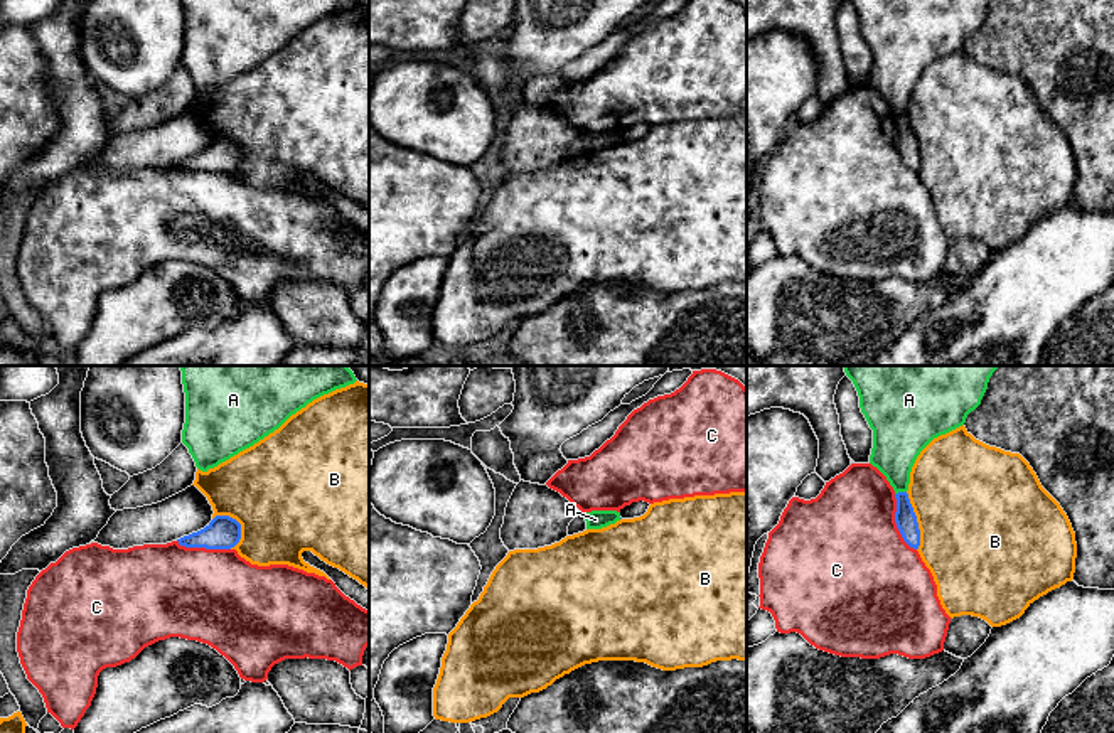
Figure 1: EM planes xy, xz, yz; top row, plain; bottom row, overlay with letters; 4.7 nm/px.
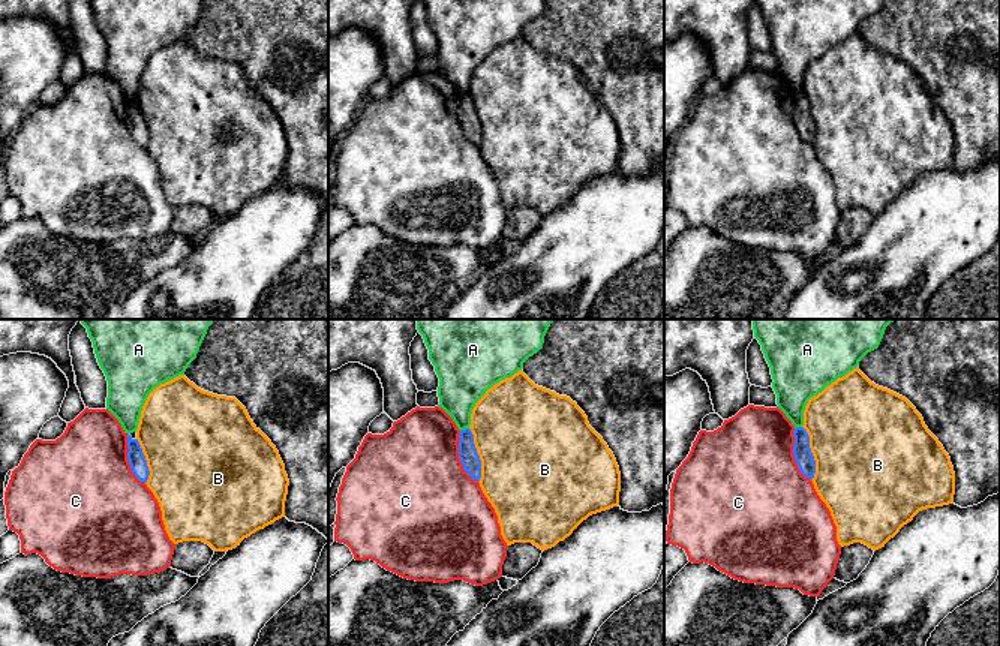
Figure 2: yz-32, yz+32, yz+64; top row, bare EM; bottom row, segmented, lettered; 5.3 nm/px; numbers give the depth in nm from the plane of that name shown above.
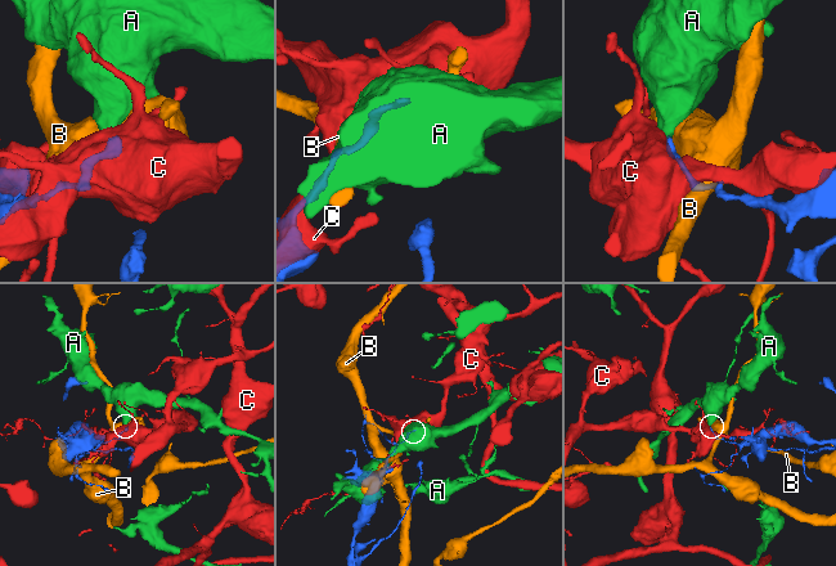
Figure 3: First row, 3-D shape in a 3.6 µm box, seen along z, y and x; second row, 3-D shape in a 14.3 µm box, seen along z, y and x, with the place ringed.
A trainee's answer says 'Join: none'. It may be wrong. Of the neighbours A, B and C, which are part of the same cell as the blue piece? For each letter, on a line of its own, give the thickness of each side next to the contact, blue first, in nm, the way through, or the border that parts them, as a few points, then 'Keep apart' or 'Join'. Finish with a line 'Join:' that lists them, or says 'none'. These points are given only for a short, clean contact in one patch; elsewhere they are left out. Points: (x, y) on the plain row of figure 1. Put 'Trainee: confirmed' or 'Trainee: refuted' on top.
Trainee: confirmed
A: Thickness 100 nm (blue) against 240 nm. Boundary: yz (905, 113), (895, 117). Keep apart
B: Thickness 100 nm (blue) against 480 nm. Keep apart
C: Thickness 100 nm (blue) against 500 nm. Keep apart
Join: none

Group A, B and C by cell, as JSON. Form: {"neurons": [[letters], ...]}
{"neurons": [["A"], ["B"], ["C"]]}

